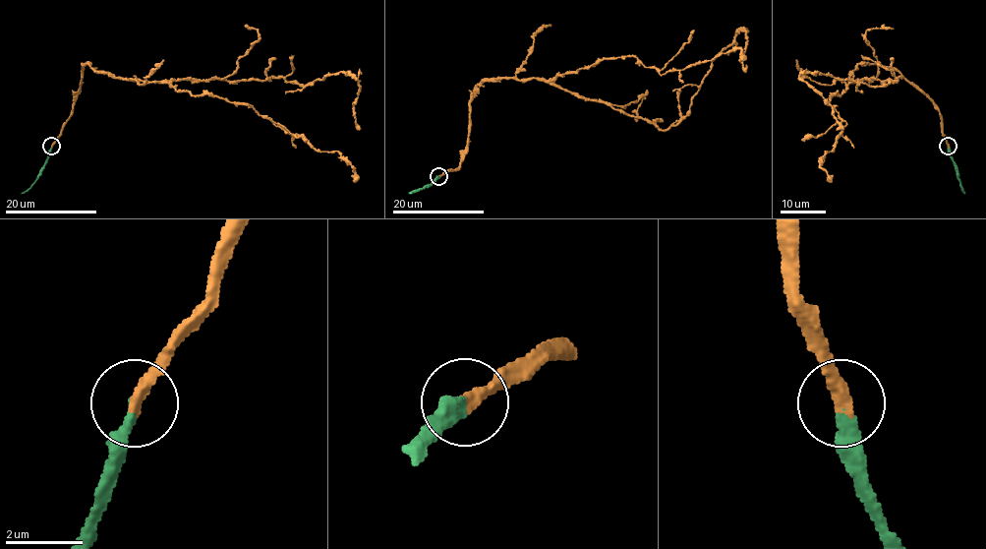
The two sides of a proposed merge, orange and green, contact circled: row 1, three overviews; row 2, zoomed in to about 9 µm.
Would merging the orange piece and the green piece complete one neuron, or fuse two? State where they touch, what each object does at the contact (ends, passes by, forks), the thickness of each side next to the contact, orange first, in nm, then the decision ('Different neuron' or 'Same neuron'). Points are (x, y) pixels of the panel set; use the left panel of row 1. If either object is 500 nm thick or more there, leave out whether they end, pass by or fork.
Place: (51, 146). At the ring orange ends. At the ring green ends. Thickness 360 nm (orange) against 280 nm. Same neuron

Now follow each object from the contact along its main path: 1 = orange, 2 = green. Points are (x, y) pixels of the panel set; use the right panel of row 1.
1: (948, 146), (939, 108), (883, 66), (859, 63), (850, 82), (900, 78), (869, 87), (802, 77), (842, 130)
2: (948, 146), (959, 186), (964, 194)

